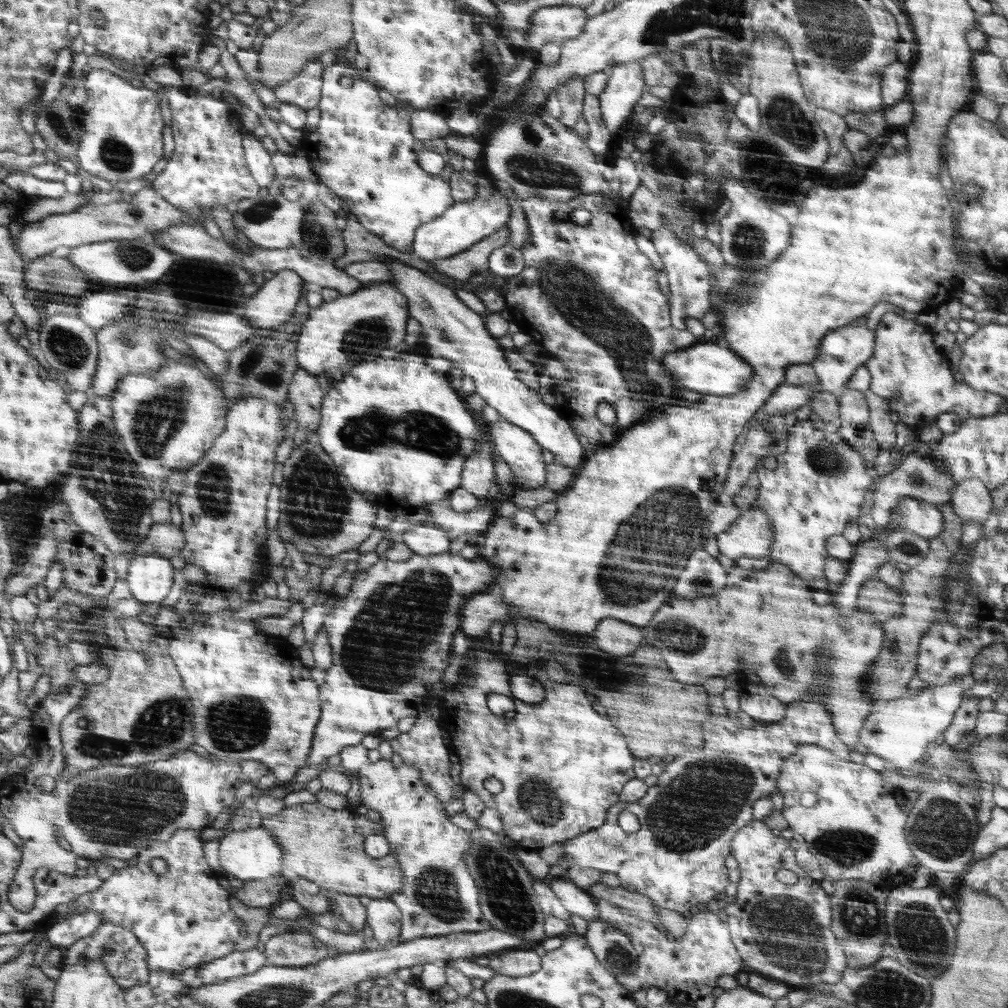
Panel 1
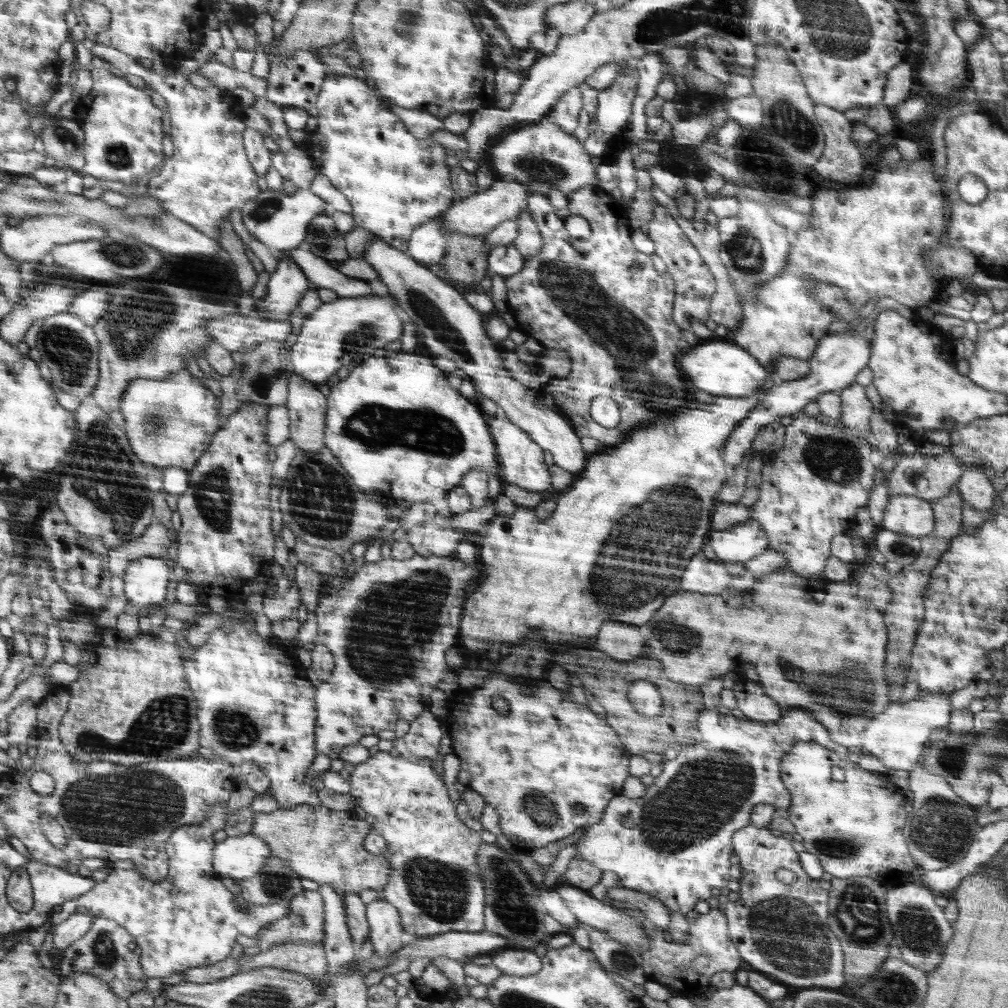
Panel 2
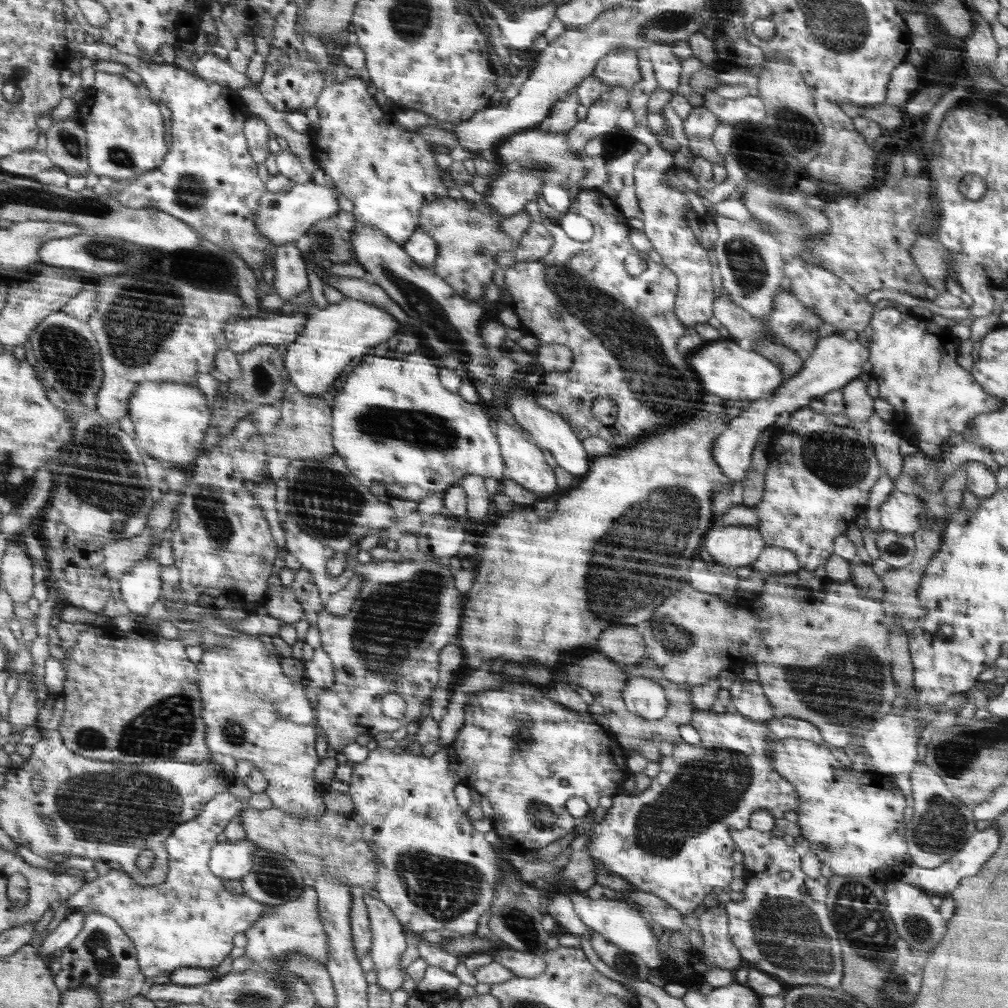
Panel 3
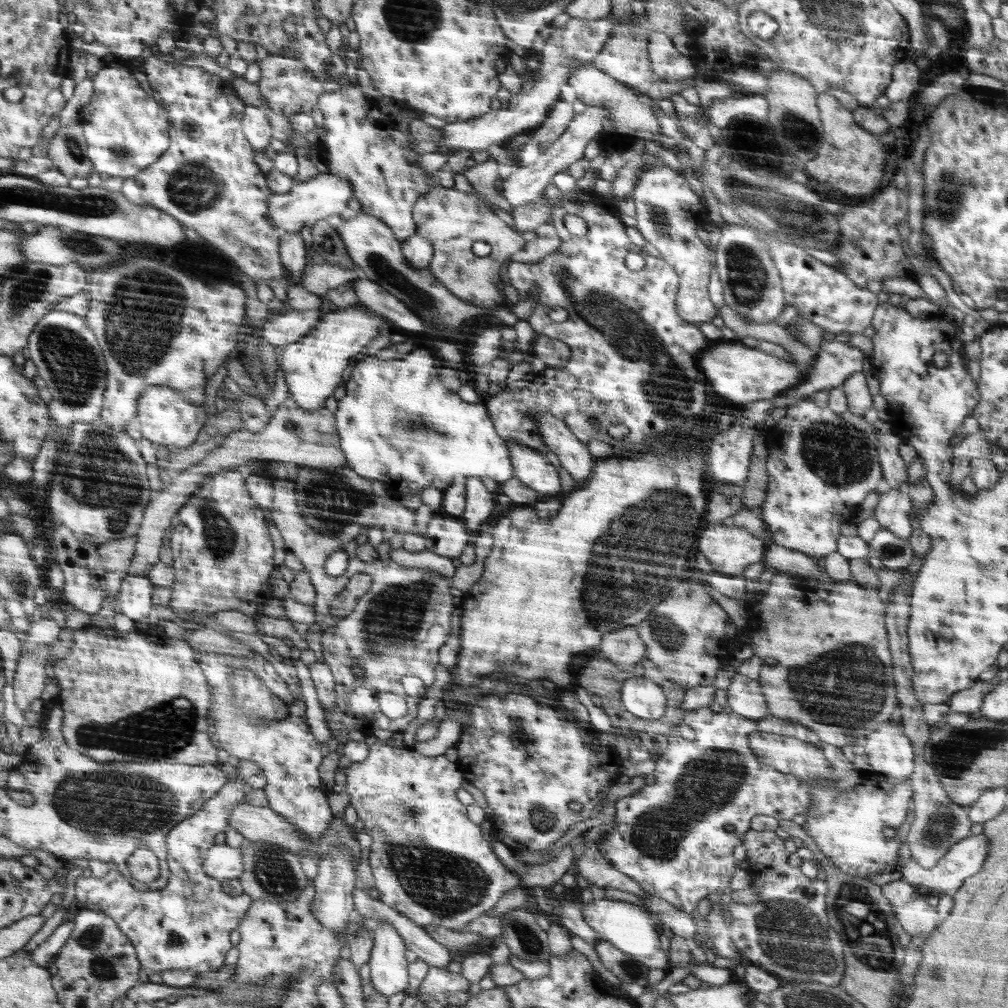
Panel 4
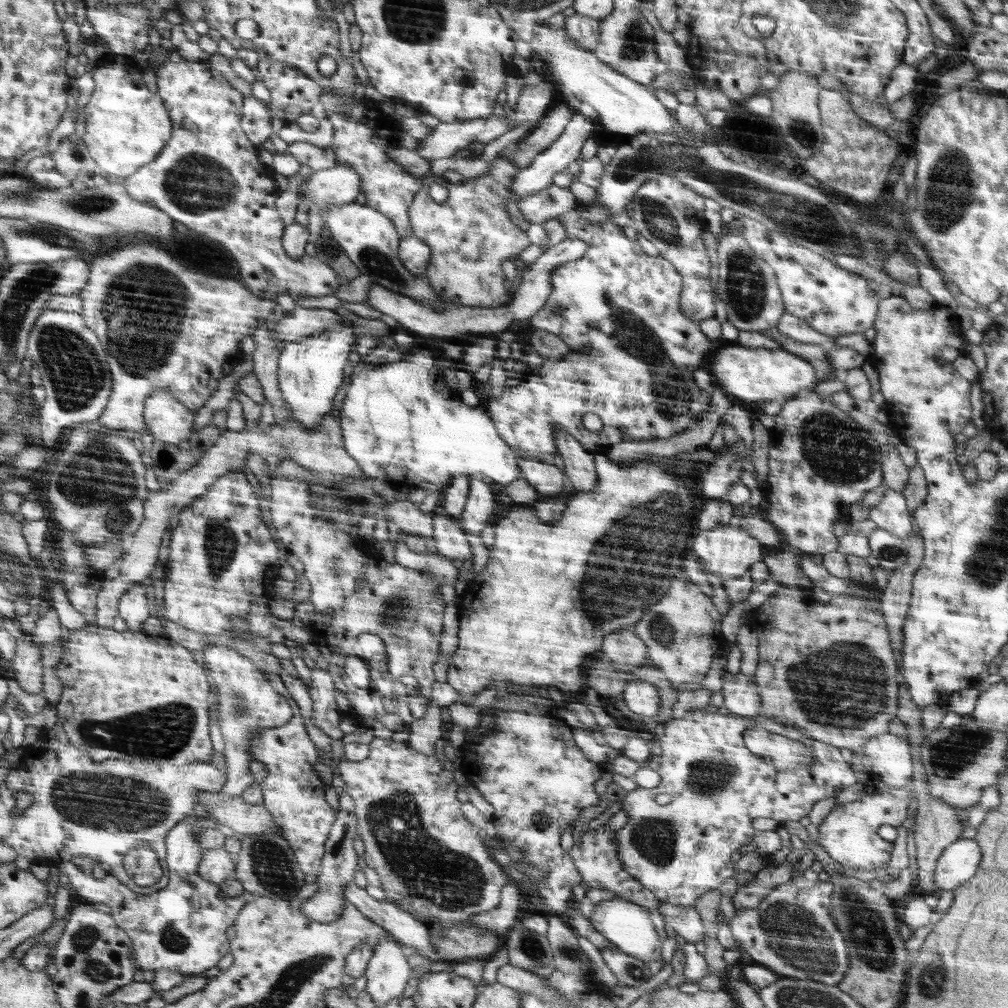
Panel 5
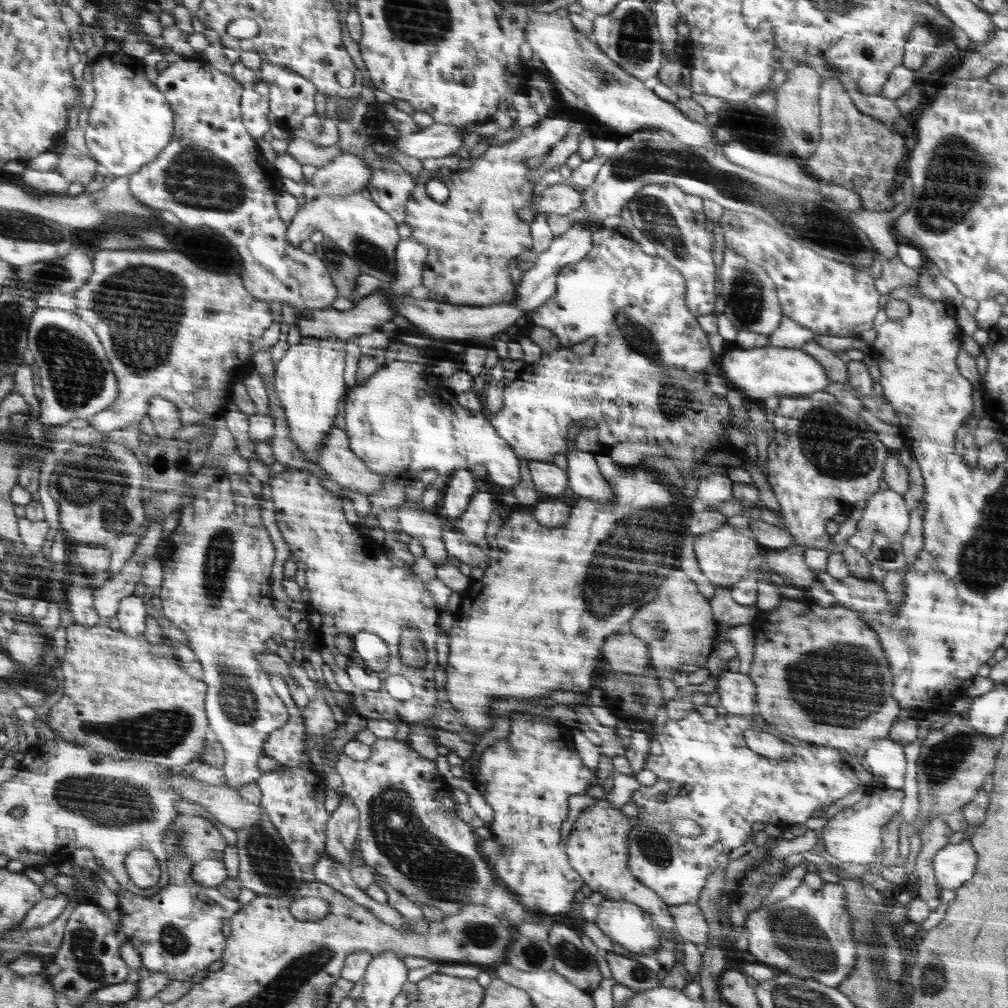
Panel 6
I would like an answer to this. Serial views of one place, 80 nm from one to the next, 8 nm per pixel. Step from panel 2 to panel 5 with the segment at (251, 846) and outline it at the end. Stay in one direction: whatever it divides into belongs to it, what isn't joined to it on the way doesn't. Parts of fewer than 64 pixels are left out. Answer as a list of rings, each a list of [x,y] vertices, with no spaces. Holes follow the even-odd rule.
[[[225,847],[207,850],[201,860],[199,875],[207,881],[221,884],[236,874],[236,866]]]

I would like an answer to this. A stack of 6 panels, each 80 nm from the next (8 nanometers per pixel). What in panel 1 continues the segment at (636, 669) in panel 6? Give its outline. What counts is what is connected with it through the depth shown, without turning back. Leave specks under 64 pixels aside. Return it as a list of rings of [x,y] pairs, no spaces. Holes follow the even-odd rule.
[[[604,619],[598,624],[598,632],[592,641],[602,650],[614,656],[630,656],[640,647],[640,627],[624,624],[621,620]]]

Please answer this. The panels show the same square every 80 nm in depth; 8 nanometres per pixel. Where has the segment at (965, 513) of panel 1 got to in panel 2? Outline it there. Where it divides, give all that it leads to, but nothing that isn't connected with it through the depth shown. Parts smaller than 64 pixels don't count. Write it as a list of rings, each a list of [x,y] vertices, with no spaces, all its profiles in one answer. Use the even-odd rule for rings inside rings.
[[[970,466],[962,473],[958,481],[958,492],[963,502],[968,502],[976,510],[983,512],[993,506],[992,500],[996,495],[991,480],[977,466]]]

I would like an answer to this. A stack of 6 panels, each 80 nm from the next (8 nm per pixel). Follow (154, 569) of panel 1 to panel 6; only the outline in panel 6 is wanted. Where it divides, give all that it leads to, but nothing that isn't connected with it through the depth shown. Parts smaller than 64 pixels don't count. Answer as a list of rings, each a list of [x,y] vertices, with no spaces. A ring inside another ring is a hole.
[[[134,594],[124,597],[119,604],[117,615],[119,622],[117,630],[128,636],[142,635],[145,631],[146,619],[148,617],[145,607],[146,599]]]

